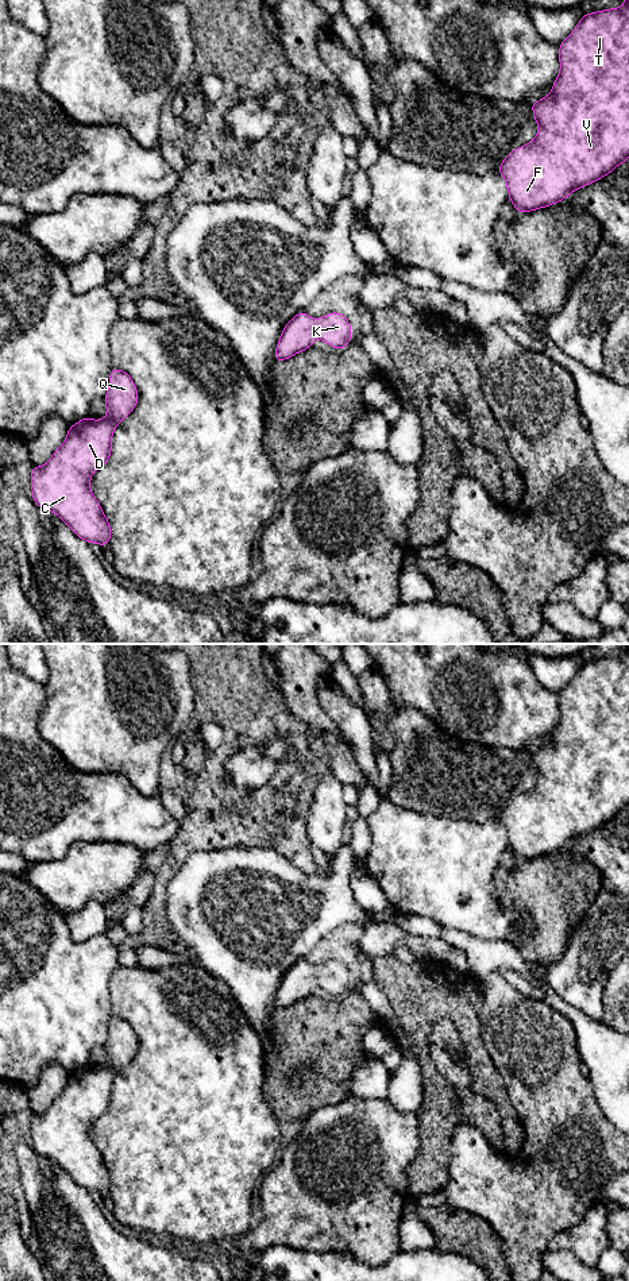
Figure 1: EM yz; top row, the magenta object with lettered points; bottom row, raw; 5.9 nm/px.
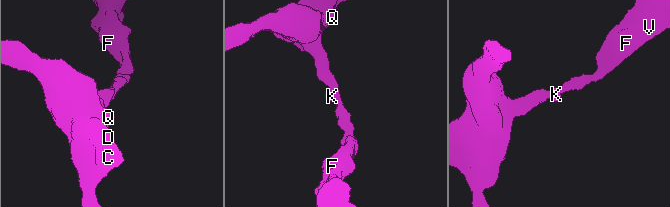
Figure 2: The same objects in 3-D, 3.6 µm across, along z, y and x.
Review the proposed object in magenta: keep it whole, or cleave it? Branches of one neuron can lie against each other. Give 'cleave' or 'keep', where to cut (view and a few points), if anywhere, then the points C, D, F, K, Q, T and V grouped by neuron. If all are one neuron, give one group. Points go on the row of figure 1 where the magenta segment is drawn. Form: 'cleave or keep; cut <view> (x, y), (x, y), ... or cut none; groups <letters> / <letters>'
keep; cut none; groups C D F K Q T V

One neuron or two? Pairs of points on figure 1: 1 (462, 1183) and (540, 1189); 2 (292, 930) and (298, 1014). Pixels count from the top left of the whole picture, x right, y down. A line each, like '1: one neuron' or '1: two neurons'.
1: one neuron
2: two neurons

